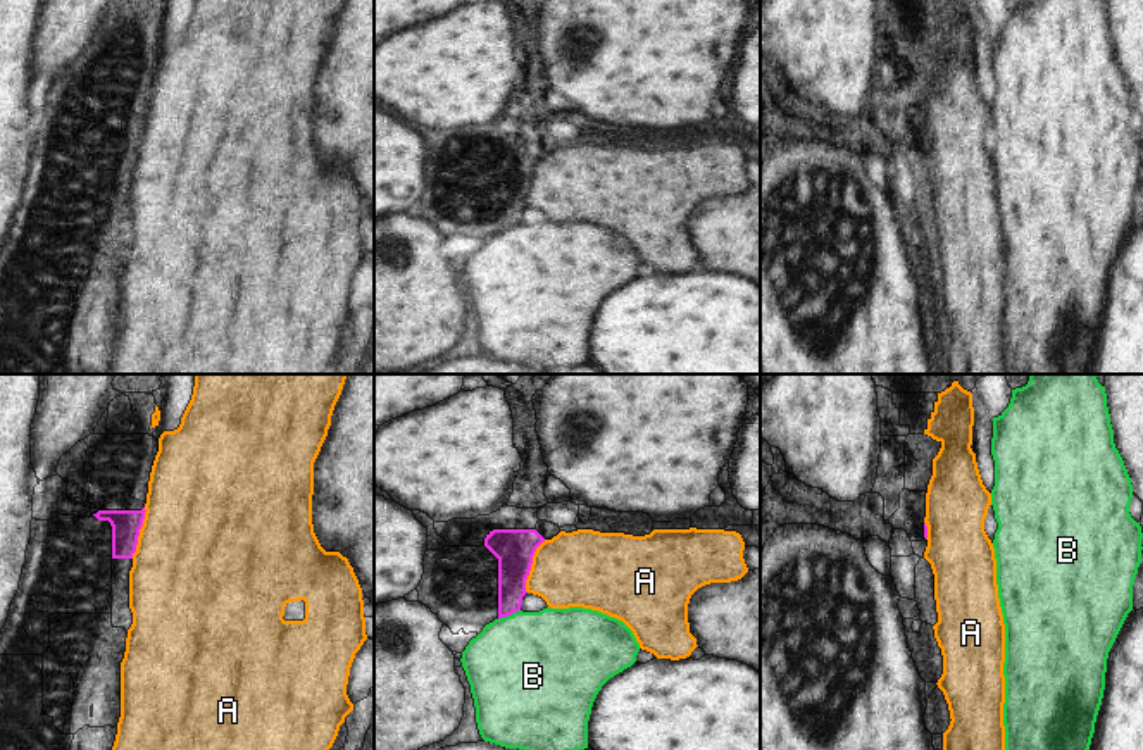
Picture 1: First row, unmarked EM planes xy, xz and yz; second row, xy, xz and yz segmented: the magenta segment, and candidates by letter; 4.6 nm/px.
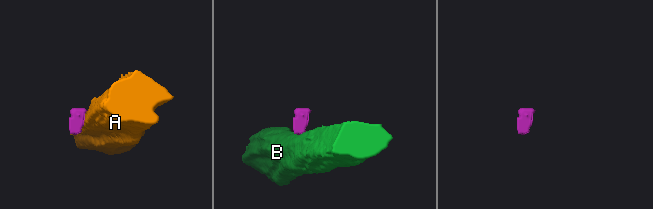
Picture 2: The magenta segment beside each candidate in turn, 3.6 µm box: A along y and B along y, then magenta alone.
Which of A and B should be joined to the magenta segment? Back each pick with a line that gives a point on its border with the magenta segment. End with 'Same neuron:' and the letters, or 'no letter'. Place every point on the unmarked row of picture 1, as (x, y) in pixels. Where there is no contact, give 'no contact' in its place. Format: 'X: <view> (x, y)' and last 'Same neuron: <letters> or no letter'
A: xz (530, 180)
Same neuron: A

